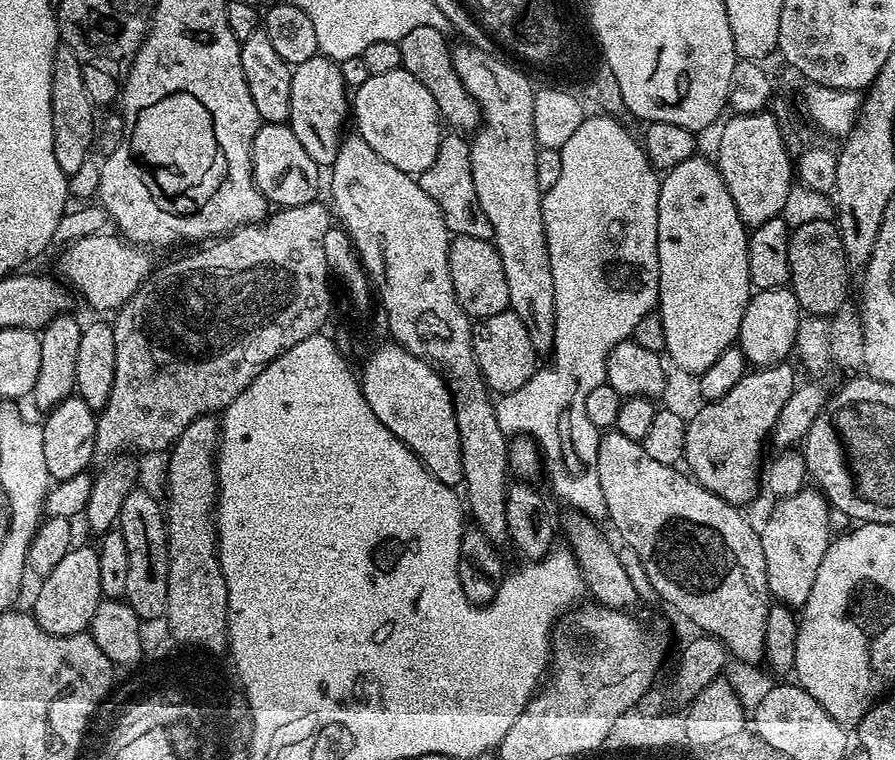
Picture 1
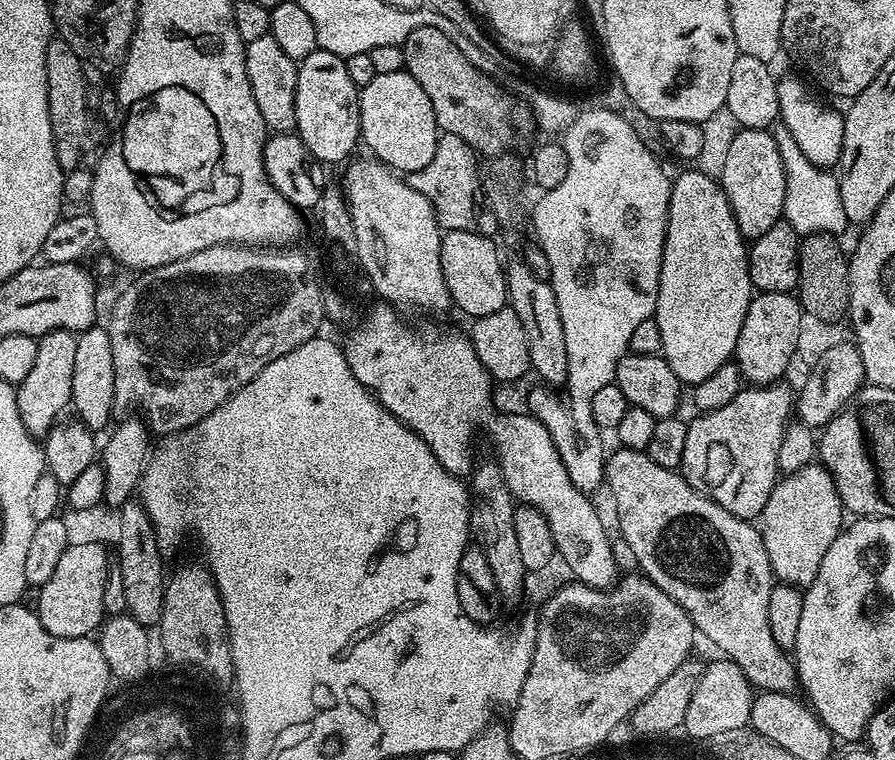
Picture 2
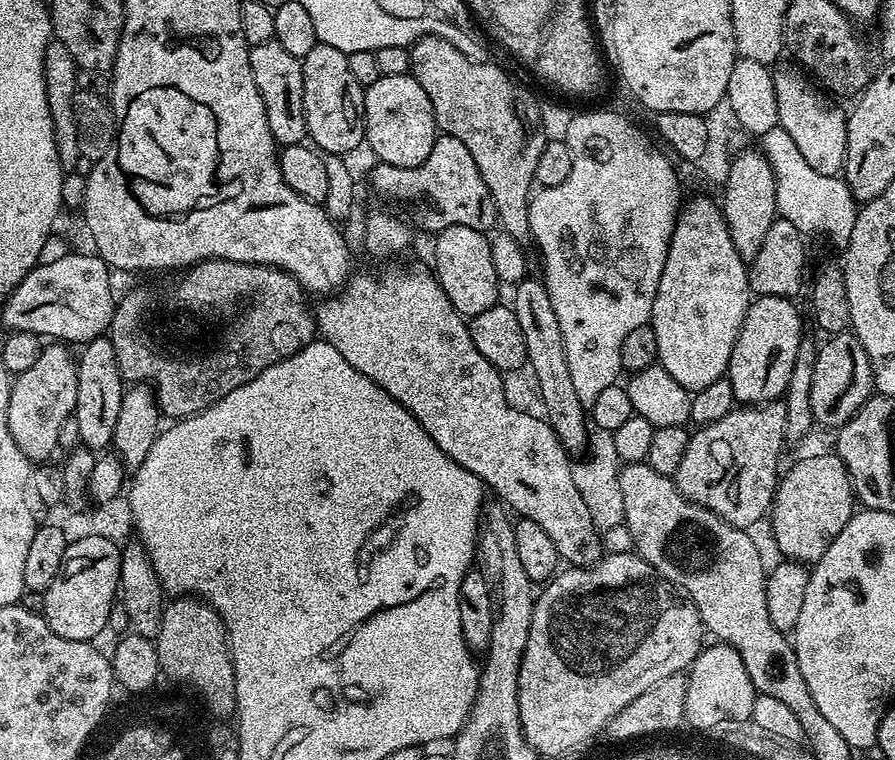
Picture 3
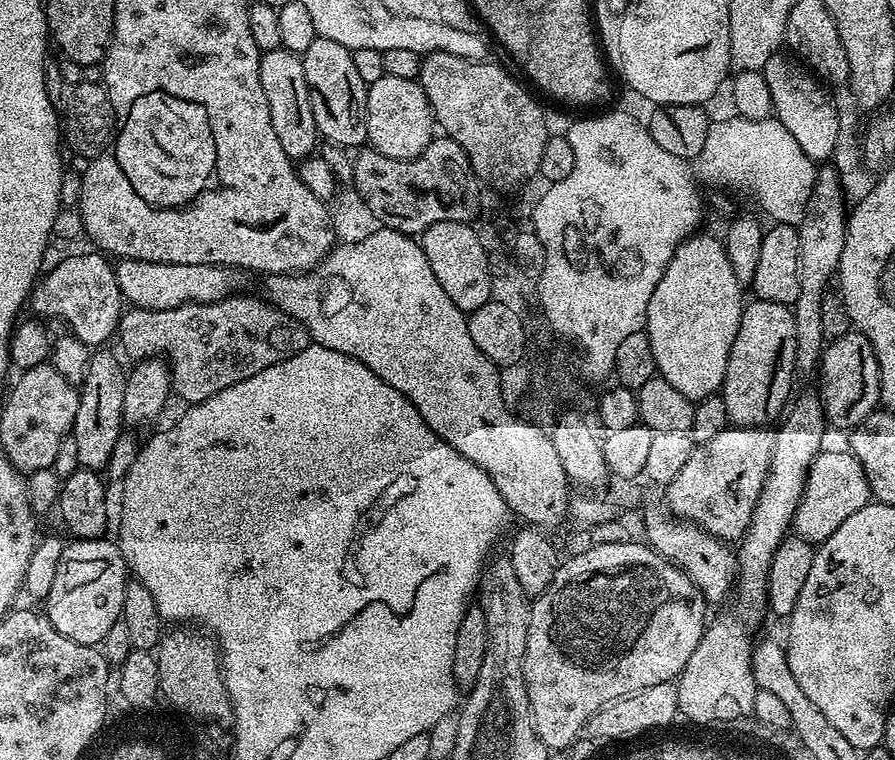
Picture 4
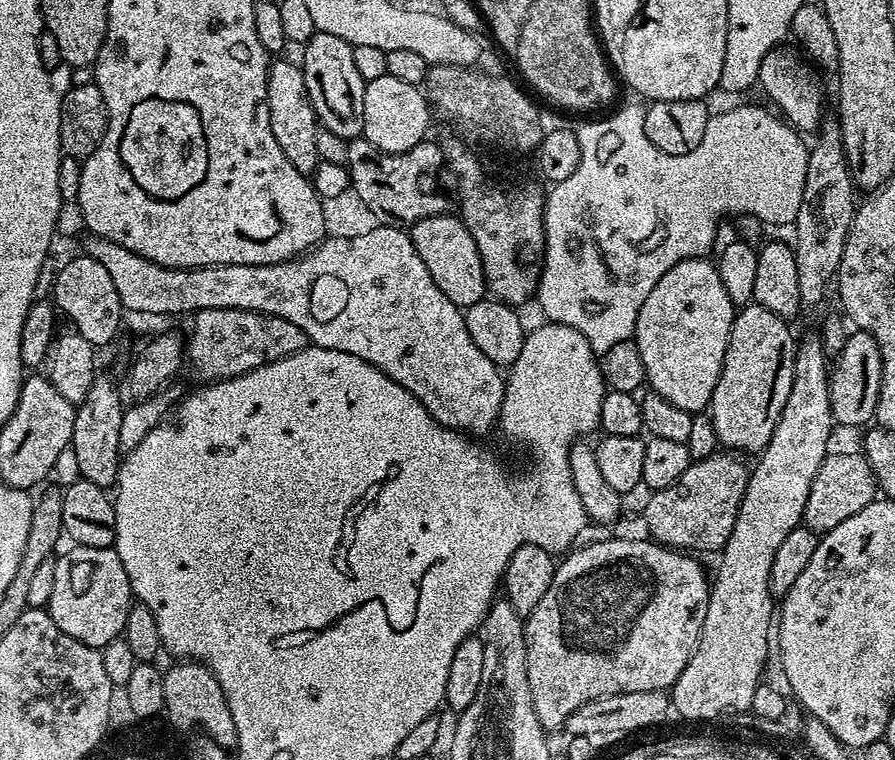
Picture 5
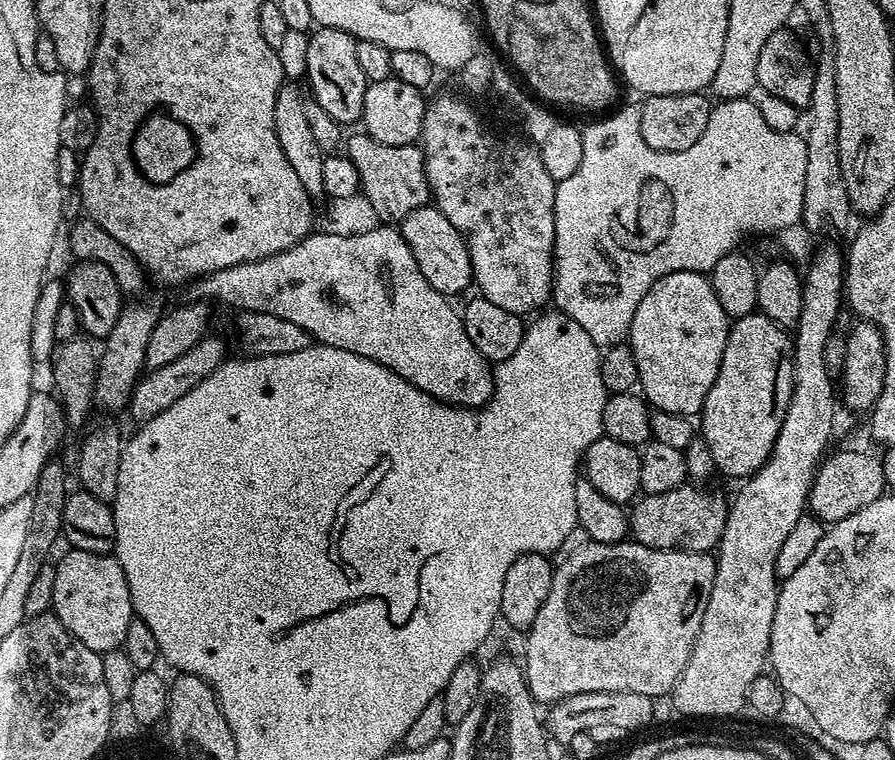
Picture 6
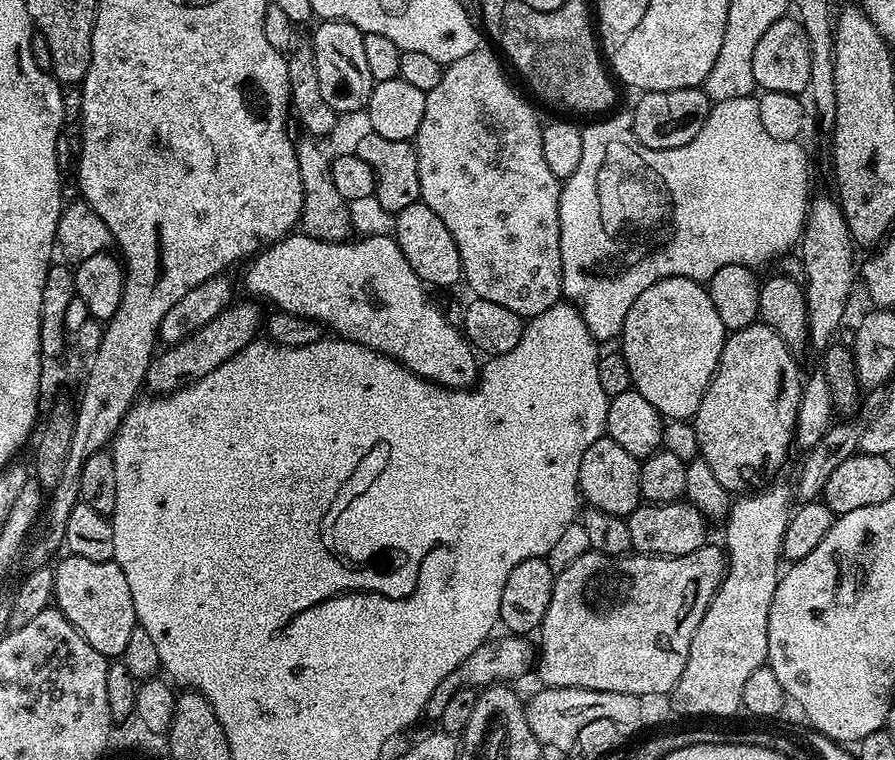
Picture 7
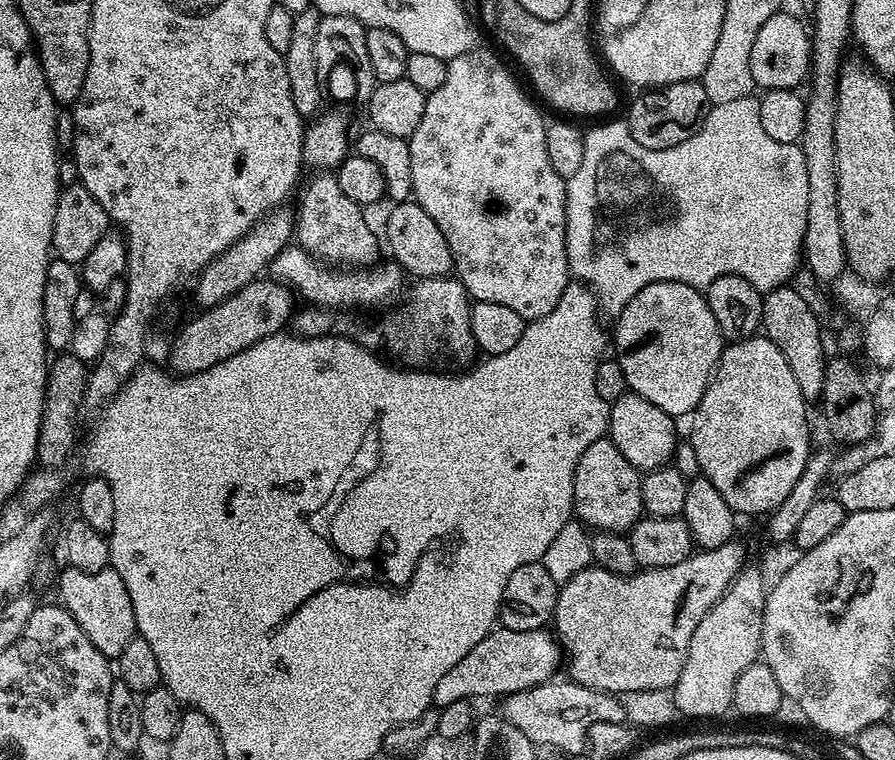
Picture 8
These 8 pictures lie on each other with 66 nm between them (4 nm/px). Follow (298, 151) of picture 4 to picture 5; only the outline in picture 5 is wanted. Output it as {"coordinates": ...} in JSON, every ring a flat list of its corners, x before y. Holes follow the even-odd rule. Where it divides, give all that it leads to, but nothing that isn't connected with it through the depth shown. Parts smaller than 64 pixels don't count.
{"coordinates":[[276,58,268,66,268,109,270,130,274,130,274,142,282,146,282,154,290,158,294,170,310,174,320,163,318,154,318,121,316,111,308,97,304,69,299,63]]}

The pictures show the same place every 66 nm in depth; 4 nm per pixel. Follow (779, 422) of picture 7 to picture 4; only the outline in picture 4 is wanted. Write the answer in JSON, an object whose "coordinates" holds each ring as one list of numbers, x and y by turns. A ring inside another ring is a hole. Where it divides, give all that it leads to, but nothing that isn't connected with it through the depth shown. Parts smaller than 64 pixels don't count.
{"coordinates":[[749,299,744,305,744,313,738,322,738,334,734,338,734,346,730,346,726,362,722,395,729,425,758,428,781,419,793,395,795,353,796,331,791,307,778,302]]}

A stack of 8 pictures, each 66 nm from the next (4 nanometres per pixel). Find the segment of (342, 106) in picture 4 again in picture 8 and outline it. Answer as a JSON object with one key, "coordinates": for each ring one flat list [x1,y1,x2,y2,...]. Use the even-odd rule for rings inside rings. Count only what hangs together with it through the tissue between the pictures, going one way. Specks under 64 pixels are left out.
{"coordinates":[[321,15,318,22,318,42,314,42,314,54,318,58,318,74,327,95,336,100,367,101,378,81,370,66,370,54,366,54,366,28,359,20,349,16]]}

